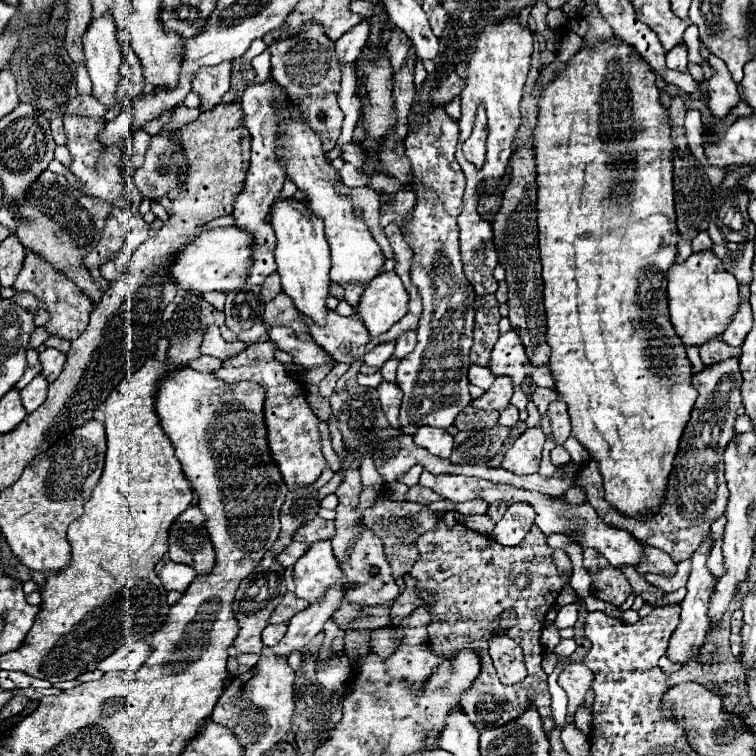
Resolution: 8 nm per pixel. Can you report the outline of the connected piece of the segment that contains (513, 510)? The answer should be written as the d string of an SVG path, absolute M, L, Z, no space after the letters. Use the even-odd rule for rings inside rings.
M514 503L508 507L504 517L496 523L492 539L500 545L518 545L522 537L534 525L534 509L530 503Z

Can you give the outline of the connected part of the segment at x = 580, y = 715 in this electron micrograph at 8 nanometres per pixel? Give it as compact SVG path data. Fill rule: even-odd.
M580 705L580 709L576 711L576 725L578 725L584 733L590 733L590 725L592 725L592 711L586 709L584 705Z

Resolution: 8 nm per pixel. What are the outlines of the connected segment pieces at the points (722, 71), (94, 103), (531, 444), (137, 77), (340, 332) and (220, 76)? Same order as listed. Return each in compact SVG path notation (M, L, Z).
M714 53L708 57L708 65L712 67L714 75L708 81L708 91L710 91L710 111L716 117L724 117L728 115L728 111L738 103L740 93L738 93L738 85L732 79L732 73L728 71L726 63L716 57Z
M78 95L78 97L74 97L74 99L70 101L66 113L102 119L102 117L106 115L106 111L108 111L108 107L102 105L94 95Z
M542 425L528 427L504 453L502 467L516 473L516 475L530 475L538 473L540 465L540 453L544 445L544 431Z
M120 45L122 49L122 65L120 65L120 75L128 77L132 83L140 84L144 82L143 68L136 53L132 53L130 45Z
M328 309L326 325L316 325L310 317L300 313L300 319L308 325L312 339L328 351L334 361L352 363L364 355L364 347L370 341L370 333L358 317L342 317Z
M224 61L216 67L200 67L192 79L192 91L200 95L202 109L212 109L224 97L230 87L230 69L232 61Z

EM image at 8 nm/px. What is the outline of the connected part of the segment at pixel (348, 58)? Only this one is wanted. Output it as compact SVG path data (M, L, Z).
M364 19L336 41L336 53L340 63L354 63L362 55L364 45L368 45L370 27L372 25L368 23L368 19Z

